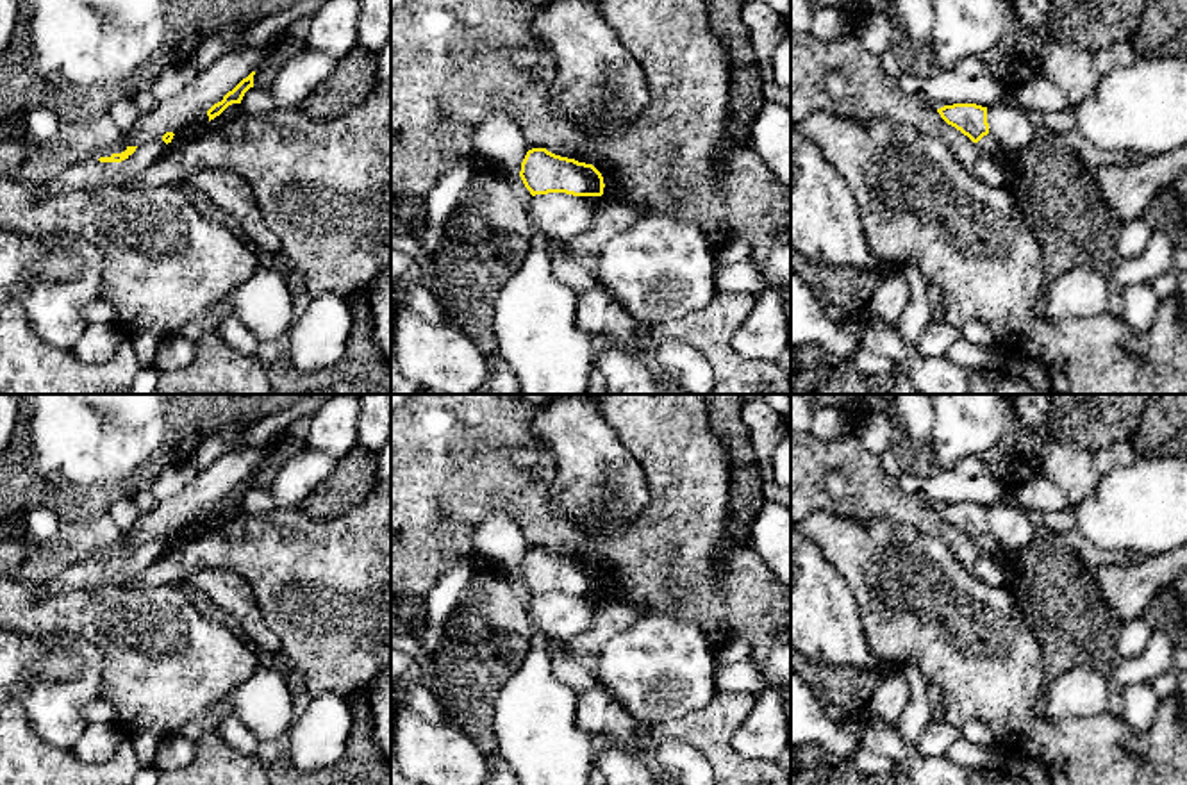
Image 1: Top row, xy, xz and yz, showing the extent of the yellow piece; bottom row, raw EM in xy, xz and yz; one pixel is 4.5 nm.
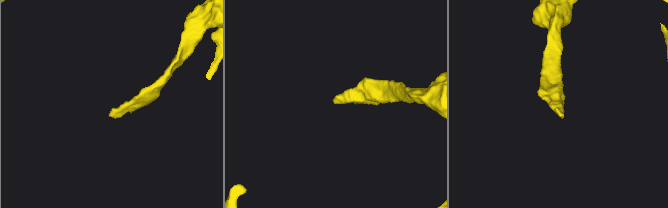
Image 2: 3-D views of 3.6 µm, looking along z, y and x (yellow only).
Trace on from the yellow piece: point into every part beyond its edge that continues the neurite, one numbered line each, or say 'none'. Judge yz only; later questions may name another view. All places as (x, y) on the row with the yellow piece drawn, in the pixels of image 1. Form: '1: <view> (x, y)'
1: yz (987, 145)

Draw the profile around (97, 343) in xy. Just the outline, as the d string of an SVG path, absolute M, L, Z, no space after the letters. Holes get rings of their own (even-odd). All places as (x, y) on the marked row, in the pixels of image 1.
M91 323L86 325L71 351L89 364L107 362L112 359L121 339L123 335L116 328Z

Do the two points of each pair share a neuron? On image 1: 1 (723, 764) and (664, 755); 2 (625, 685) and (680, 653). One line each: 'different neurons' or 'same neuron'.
1: different neurons
2: same neuron

